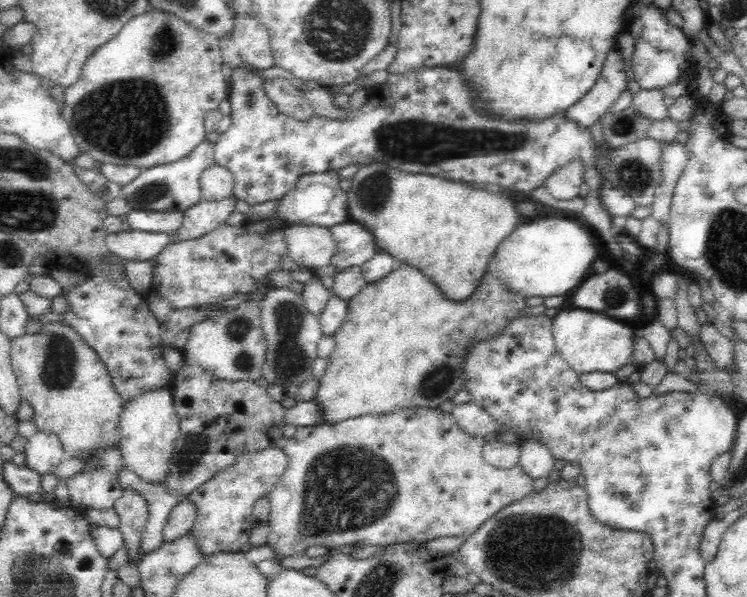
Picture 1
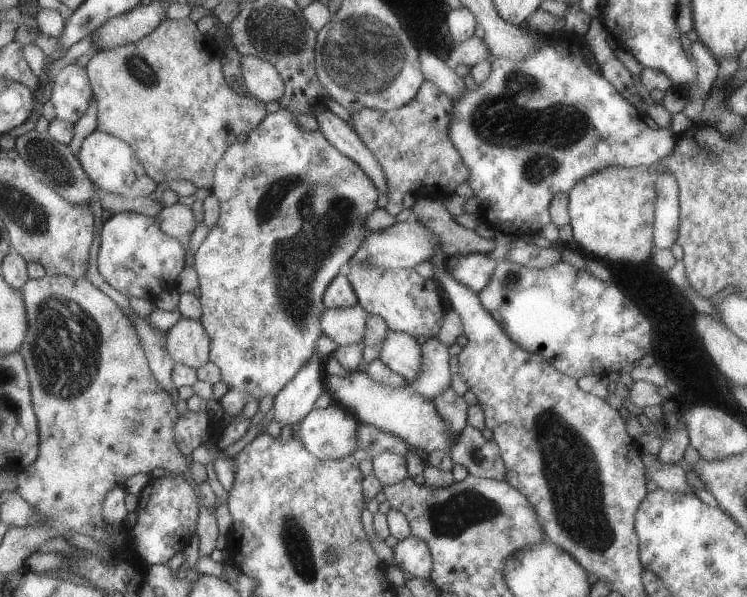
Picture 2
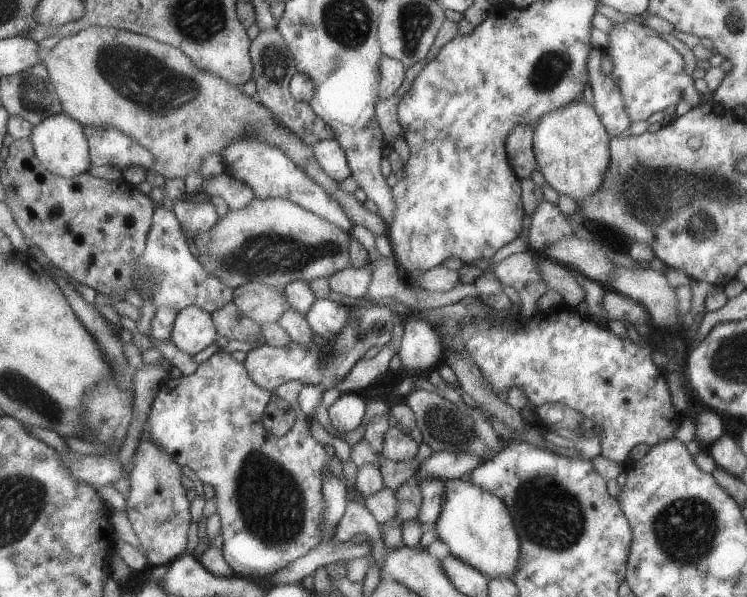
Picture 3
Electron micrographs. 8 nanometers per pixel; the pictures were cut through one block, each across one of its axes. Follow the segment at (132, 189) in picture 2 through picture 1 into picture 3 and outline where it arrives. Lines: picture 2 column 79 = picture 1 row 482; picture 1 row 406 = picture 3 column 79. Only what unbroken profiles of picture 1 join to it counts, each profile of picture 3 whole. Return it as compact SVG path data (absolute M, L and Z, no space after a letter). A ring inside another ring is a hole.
M62 112L49 116L37 125L33 125L32 134L29 136L29 139L32 141L33 150L39 161L50 172L61 177L72 178L85 173L92 166L89 144L84 129L75 118Z

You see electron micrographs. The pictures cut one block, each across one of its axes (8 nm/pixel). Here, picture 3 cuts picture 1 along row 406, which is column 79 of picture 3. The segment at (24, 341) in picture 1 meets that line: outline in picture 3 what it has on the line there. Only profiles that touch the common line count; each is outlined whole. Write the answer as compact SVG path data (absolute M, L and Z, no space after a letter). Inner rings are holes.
M89 26L78 34L62 37L52 50L45 53L43 63L64 113L75 118L83 127L118 128L120 132L133 138L152 153L154 164L151 168L165 178L185 179L192 172L200 173L204 157L212 153L221 153L234 139L243 137L259 139L270 146L280 147L288 158L338 201L343 212L355 225L365 226L376 237L389 234L389 224L378 212L373 213L366 209L354 197L354 193L346 192L340 183L320 166L313 145L309 145L296 133L282 127L270 109L246 95L241 87L231 85L215 74L200 70L180 48L126 29Z

